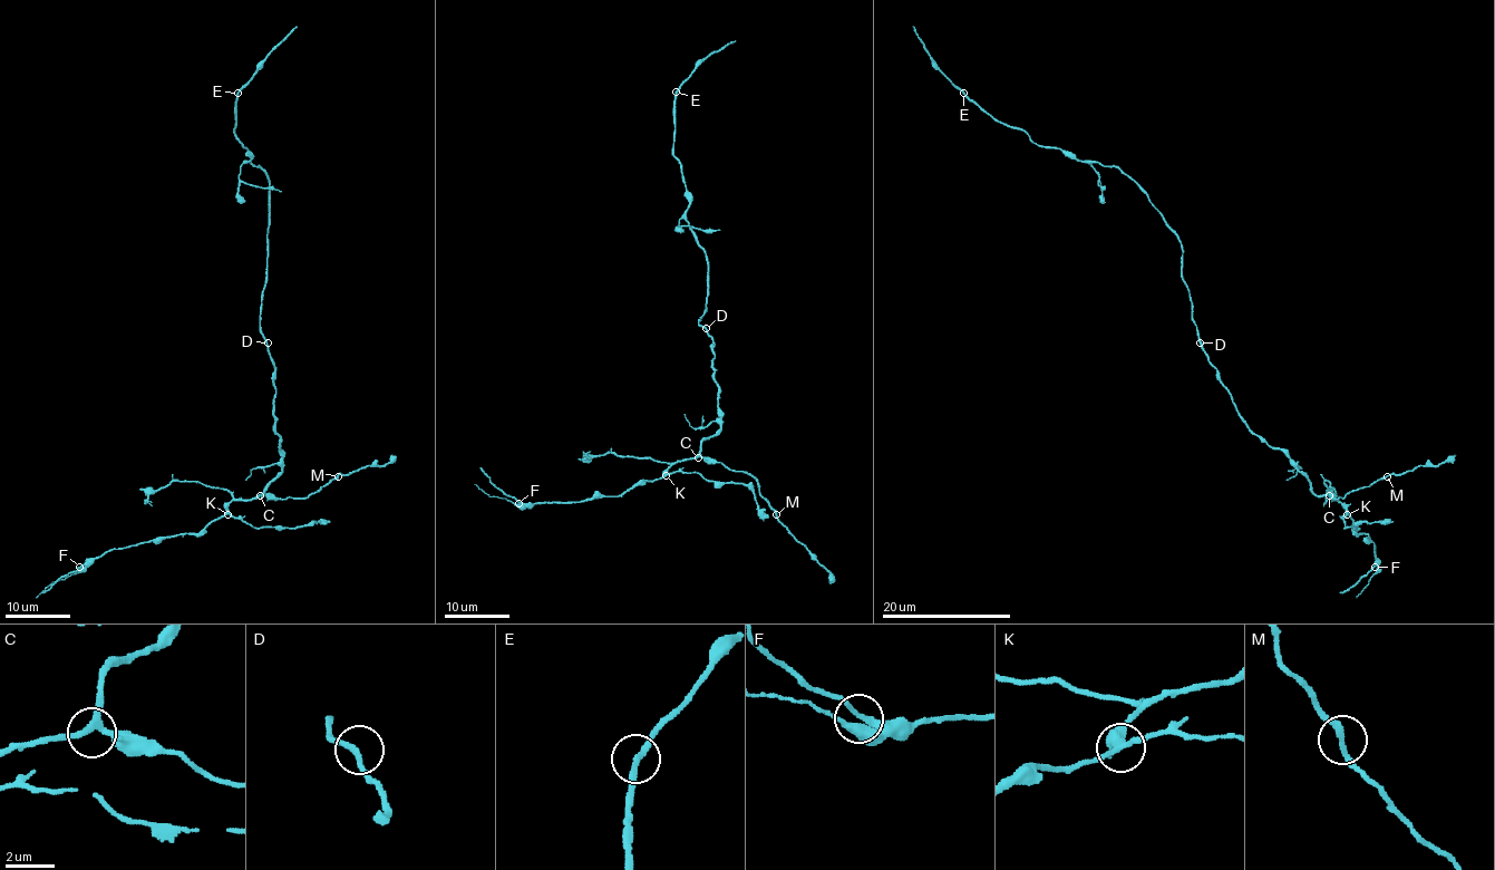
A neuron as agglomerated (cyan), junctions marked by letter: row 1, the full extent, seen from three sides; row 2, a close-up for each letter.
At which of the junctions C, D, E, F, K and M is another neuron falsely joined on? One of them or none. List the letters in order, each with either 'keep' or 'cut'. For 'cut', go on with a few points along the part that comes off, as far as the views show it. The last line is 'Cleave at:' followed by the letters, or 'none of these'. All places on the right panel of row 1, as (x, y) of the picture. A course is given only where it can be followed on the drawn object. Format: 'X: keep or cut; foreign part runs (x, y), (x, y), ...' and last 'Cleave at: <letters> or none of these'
C: keep
D: keep
E: keep
F: keep
K: keep
M: keep
Cleave at: none of these

